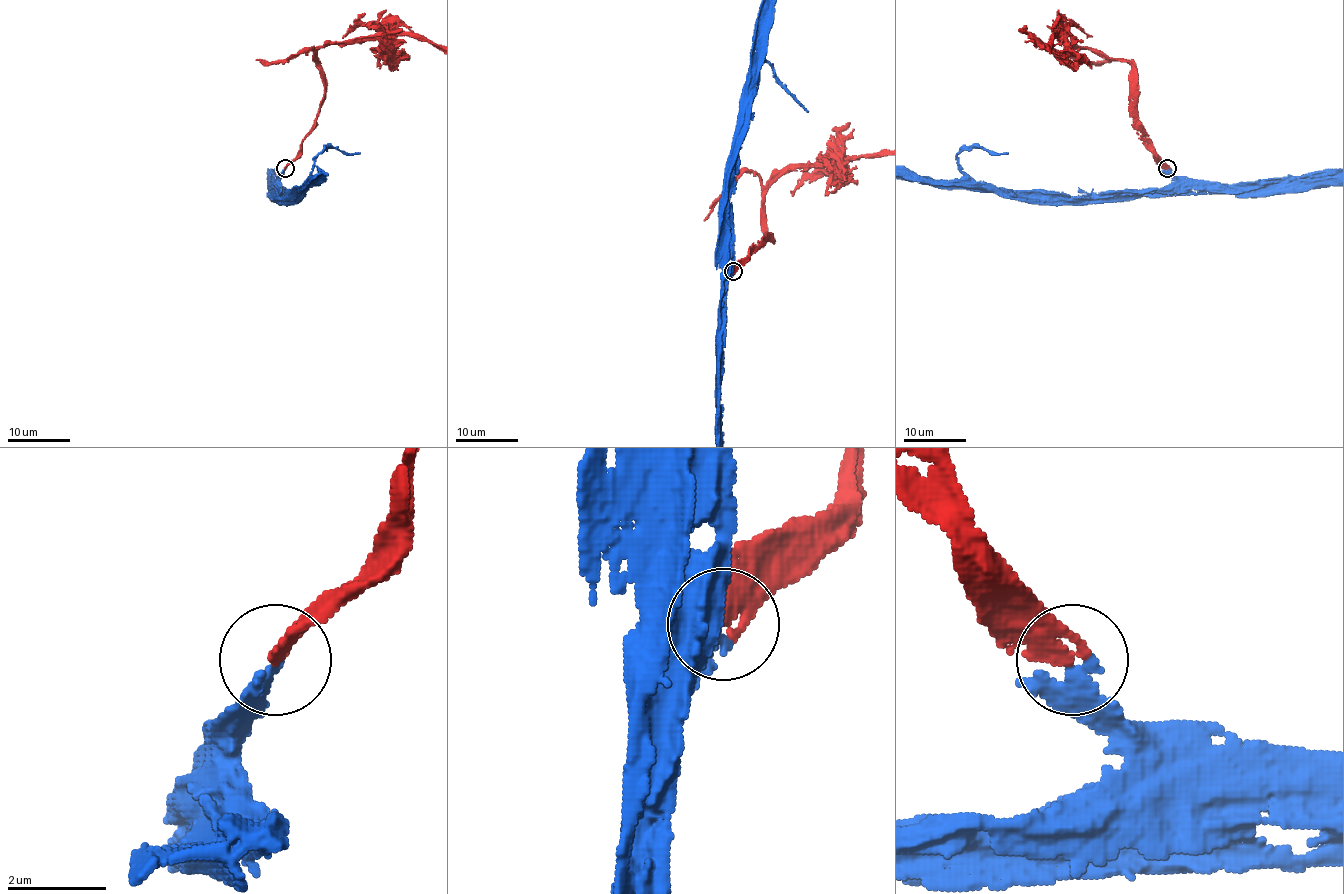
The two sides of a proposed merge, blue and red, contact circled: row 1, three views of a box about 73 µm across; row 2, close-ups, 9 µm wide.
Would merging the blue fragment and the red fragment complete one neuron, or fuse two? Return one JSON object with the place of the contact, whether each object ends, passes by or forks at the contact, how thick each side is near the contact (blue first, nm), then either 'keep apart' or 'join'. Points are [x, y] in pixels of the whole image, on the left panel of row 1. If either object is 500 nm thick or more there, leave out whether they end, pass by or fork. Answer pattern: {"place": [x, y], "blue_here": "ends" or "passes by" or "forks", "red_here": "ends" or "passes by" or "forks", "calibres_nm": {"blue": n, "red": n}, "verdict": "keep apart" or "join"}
{"place": [285, 168], "blue_here": "passes by", "red_here": "ends", "calibres_nm": {"blue": 260, "red": 320}, "verdict": "join"}

